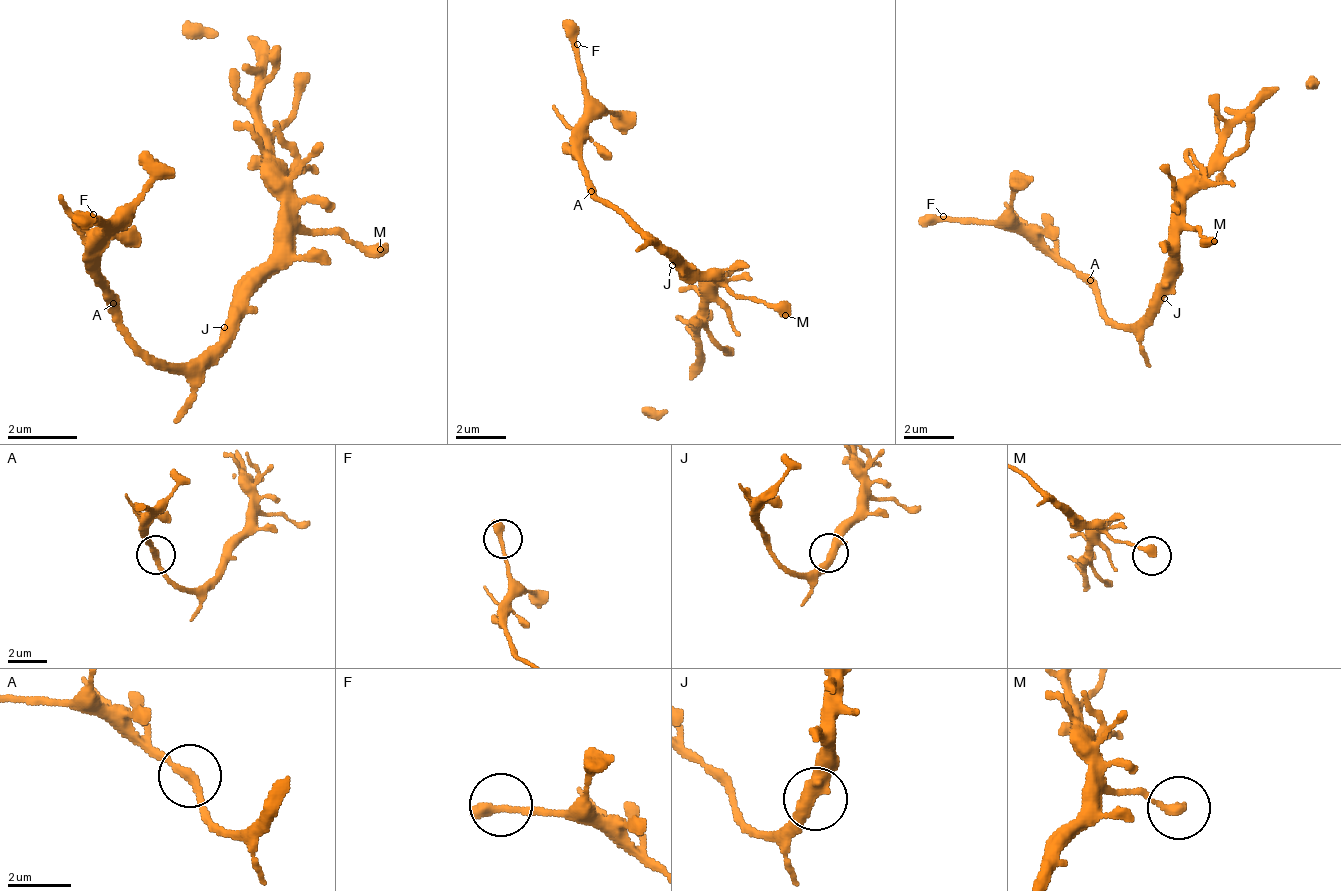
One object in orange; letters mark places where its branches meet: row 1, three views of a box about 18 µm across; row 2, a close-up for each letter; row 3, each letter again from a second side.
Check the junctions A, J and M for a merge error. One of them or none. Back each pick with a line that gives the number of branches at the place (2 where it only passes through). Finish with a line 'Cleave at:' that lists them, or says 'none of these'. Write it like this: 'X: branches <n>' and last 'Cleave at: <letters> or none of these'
Cleave at: none of these

